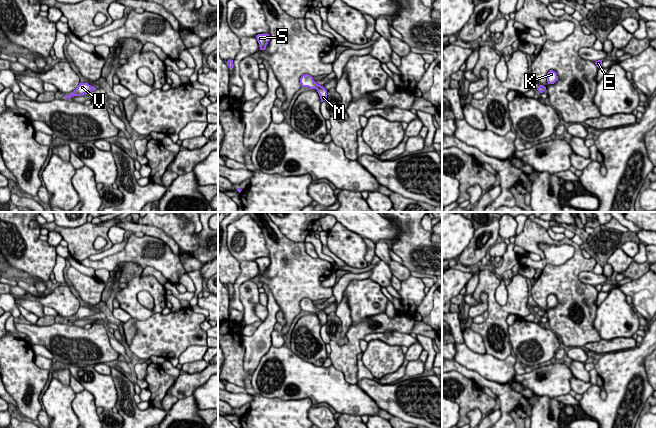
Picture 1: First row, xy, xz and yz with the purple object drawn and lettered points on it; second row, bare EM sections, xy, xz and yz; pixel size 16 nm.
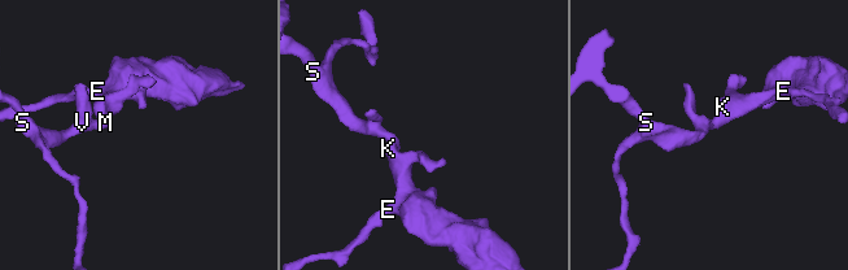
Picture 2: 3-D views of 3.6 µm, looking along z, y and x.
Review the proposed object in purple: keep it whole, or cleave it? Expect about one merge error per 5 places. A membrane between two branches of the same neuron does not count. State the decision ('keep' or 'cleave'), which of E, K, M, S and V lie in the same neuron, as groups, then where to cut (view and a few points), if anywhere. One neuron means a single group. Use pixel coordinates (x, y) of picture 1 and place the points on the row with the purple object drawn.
keep | E K M S V | no cut

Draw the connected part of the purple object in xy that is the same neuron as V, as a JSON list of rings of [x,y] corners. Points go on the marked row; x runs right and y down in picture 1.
[[[82,82],[82,83],[79,83],[77,88],[70,95],[64,96],[64,97],[70,99],[72,96],[81,96],[85,94],[90,94],[94,90],[96,90],[95,87],[89,85],[88,83]]]

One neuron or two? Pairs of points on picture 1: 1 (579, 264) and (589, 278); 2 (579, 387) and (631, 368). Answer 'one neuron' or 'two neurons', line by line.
1: two neurons
2: two neurons

